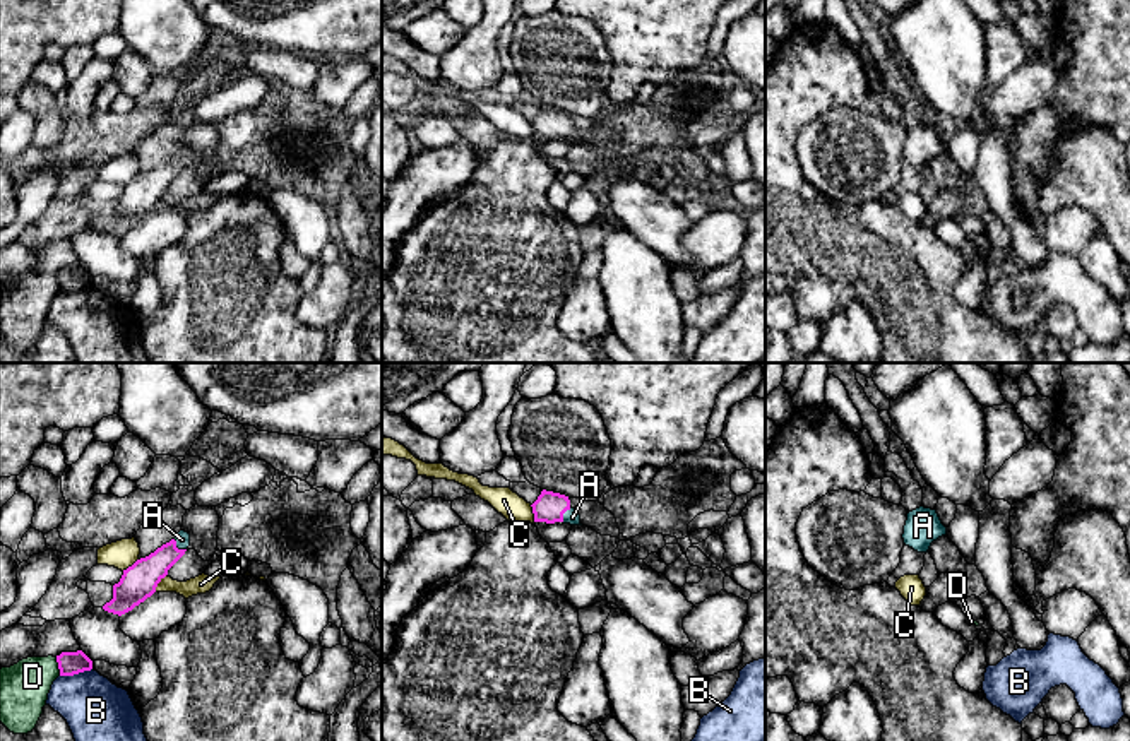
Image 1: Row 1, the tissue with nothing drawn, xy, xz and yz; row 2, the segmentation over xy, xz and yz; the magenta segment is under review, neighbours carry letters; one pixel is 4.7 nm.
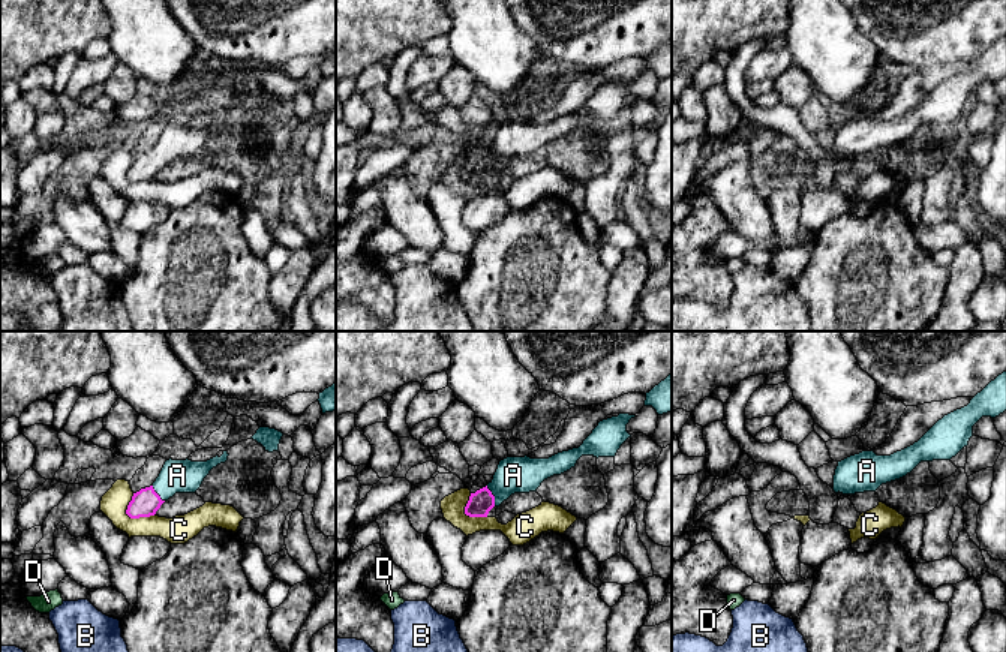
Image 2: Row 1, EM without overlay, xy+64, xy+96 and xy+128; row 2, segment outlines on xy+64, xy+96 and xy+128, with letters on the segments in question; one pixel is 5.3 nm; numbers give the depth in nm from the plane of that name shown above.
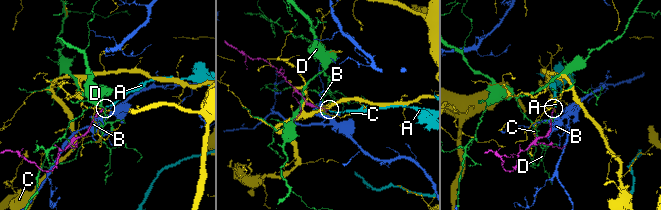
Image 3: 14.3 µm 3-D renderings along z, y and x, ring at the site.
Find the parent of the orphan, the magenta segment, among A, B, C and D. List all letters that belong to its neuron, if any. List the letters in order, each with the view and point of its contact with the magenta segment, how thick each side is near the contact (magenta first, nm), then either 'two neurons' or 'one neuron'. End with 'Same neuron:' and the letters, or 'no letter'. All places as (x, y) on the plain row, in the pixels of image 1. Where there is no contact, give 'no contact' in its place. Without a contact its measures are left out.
A: meets magenta in xy at (177, 165); 160 nm thick on the magenta side, 70 nm on the other; one neuron
B: meets magenta in xy at (76, 290); 110 nm thick on the magenta side, 320 nm on the other; two neurons
C: meets magenta in xy at (160, 197); 160 nm thick on the magenta side, 90 nm on the other; two neurons
D: meets magenta in xy at (59, 283); 110 nm thick on the magenta side, 240 nm on the other; two neurons
Same neuron: A

